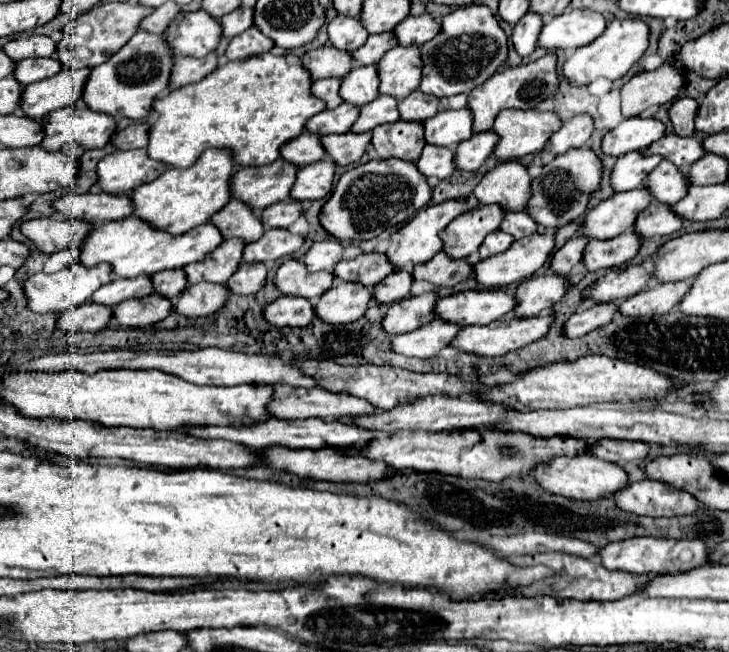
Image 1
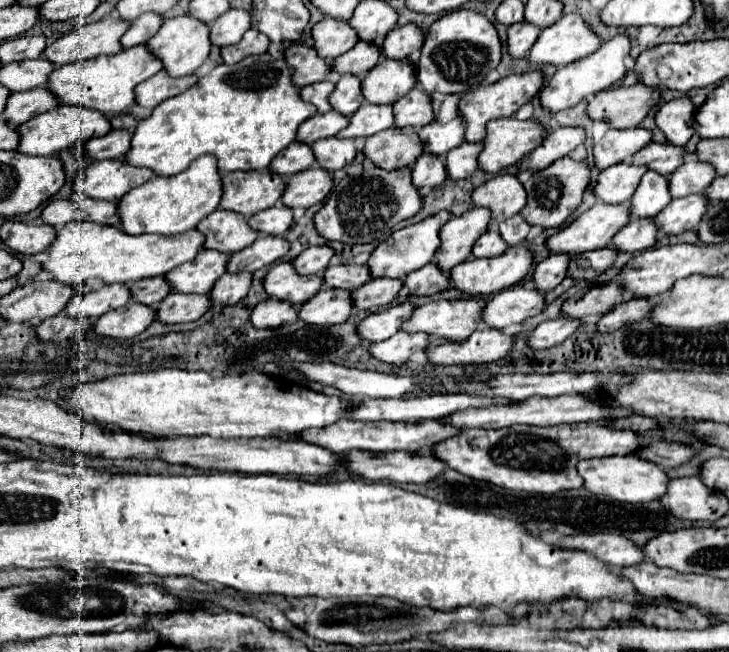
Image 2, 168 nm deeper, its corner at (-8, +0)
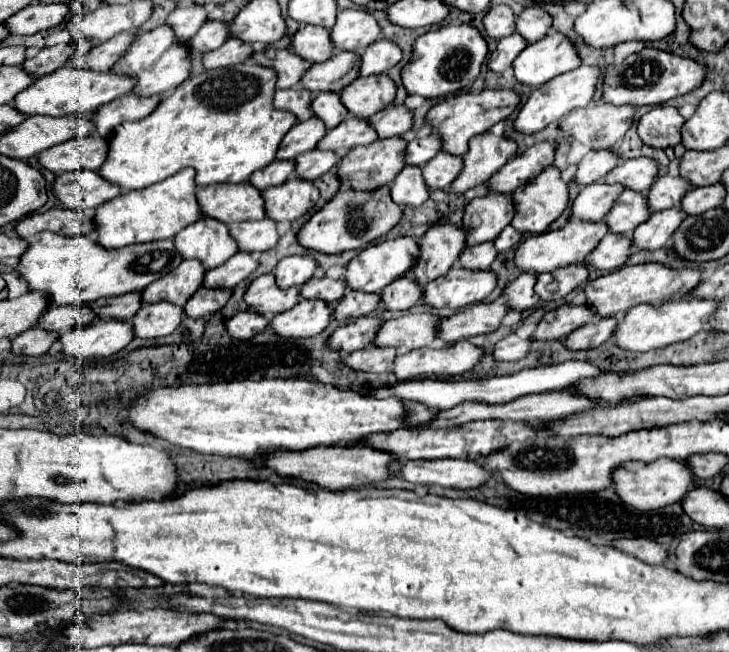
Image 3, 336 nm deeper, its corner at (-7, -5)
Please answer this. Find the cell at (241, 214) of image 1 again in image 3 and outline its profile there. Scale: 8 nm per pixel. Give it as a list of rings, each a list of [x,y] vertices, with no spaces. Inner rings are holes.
[[[206,216],[178,232],[174,236],[174,246],[182,258],[200,260],[204,270],[212,270],[224,264],[238,252],[234,238],[230,238],[228,226]]]

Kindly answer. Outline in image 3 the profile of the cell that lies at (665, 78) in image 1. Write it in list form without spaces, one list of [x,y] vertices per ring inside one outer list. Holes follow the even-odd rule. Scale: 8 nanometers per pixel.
[[[600,104],[594,108],[572,110],[566,118],[562,118],[558,128],[592,150],[604,150],[628,132],[634,112],[636,110],[632,106]]]

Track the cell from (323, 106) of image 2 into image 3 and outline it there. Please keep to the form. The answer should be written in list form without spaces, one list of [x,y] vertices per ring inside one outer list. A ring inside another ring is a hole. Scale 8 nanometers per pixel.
[[[294,86],[288,90],[276,90],[274,92],[274,108],[294,114],[298,122],[310,120],[312,118],[310,98],[312,98],[312,94],[308,90],[302,90],[302,86]]]

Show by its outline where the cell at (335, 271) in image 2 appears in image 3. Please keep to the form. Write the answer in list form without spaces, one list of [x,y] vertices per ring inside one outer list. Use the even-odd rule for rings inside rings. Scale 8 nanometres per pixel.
[[[310,278],[308,282],[302,284],[302,298],[306,300],[324,300],[330,306],[338,304],[338,300],[346,292],[346,282],[344,280],[332,280],[332,278]]]

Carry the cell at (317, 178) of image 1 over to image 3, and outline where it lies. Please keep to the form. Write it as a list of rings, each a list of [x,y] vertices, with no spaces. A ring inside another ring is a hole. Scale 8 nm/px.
[[[290,176],[282,186],[274,186],[262,192],[266,216],[274,222],[292,222],[306,212],[318,200],[318,188],[298,176]]]

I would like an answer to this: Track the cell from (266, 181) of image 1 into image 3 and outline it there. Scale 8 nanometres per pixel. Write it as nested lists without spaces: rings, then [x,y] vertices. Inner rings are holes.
[[[248,182],[204,186],[196,192],[196,200],[204,216],[224,224],[264,218],[264,200]]]

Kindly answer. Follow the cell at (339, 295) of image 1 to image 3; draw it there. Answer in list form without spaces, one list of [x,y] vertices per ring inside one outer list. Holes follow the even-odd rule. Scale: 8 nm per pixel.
[[[300,300],[298,306],[274,316],[270,328],[280,338],[306,338],[322,332],[332,318],[332,308],[322,300]]]

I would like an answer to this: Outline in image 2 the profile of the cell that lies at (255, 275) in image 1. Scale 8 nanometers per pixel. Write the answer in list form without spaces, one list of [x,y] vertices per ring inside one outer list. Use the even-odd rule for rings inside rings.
[[[225,273],[219,277],[215,287],[211,289],[213,303],[221,305],[233,305],[239,303],[247,291],[251,289],[253,275],[251,273]]]

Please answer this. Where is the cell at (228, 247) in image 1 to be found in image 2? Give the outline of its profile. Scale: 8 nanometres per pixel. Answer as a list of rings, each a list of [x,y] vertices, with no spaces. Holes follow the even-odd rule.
[[[201,249],[195,261],[175,267],[171,273],[167,273],[167,279],[179,293],[209,293],[215,281],[227,271],[229,257],[229,253]]]

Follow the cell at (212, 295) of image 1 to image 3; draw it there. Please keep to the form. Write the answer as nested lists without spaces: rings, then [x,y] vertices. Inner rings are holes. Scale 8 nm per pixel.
[[[170,302],[144,304],[132,318],[136,338],[160,338],[172,334],[184,318],[184,310]]]

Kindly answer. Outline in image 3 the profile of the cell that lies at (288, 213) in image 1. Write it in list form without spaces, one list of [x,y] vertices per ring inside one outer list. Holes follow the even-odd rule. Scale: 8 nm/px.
[[[270,218],[256,220],[256,222],[238,222],[230,224],[230,236],[238,242],[242,252],[266,252],[276,246],[278,232],[276,224]]]

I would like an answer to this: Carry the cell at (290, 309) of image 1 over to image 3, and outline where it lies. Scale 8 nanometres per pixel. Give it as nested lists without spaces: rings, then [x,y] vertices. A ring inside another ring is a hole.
[[[252,310],[238,312],[230,320],[226,320],[226,330],[236,340],[250,340],[254,334],[262,332],[266,326],[268,326],[268,320]]]

